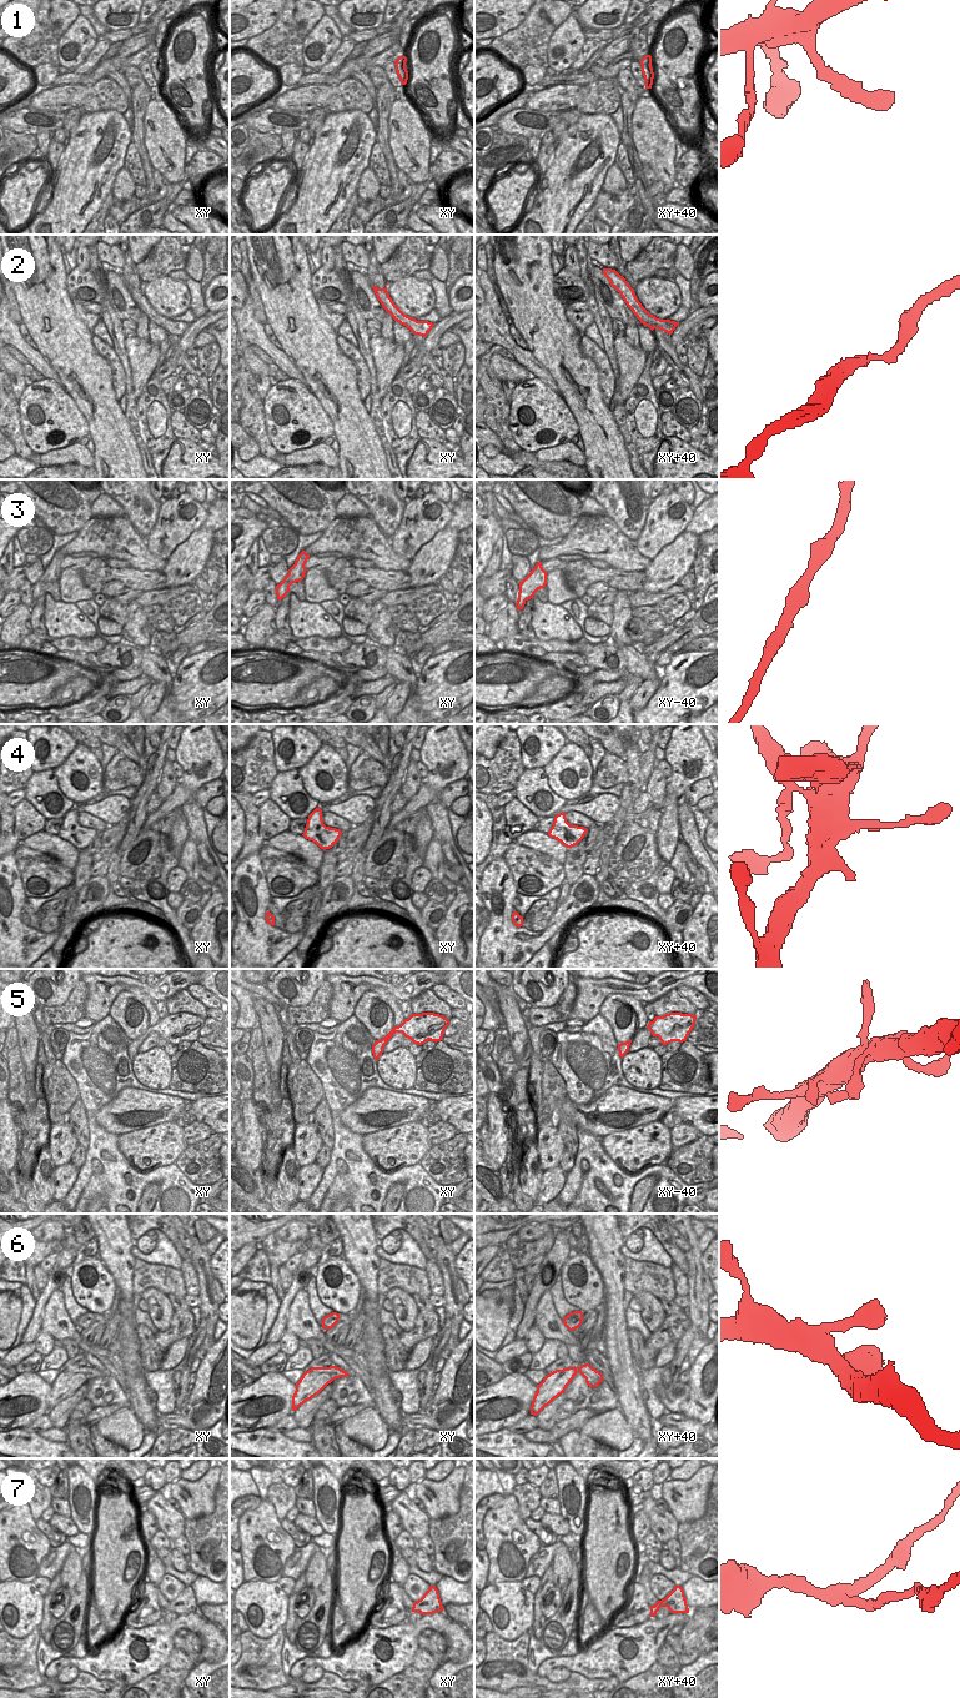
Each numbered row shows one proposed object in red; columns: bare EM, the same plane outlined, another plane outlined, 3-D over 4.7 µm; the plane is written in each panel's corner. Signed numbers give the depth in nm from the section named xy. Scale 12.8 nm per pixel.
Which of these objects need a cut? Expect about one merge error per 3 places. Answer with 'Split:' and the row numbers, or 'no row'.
Split: no row

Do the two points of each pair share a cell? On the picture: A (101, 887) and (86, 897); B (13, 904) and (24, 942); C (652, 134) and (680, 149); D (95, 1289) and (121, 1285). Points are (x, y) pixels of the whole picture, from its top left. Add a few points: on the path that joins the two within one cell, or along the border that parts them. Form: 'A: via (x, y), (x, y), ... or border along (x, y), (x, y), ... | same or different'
A: via (97, 889), (90, 897) | same
B: via (13, 913), (13, 930), (15, 933) | same
C: border along (679, 137), (675, 145), (674, 164) | different
D: border along (101, 1261), (117, 1289) | different

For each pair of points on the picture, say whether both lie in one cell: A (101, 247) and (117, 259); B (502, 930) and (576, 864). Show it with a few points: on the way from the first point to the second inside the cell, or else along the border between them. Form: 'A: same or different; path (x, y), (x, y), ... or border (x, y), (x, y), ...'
A: same; path (105, 251), (114, 259)
B: different; border (583, 874), (571, 885)

